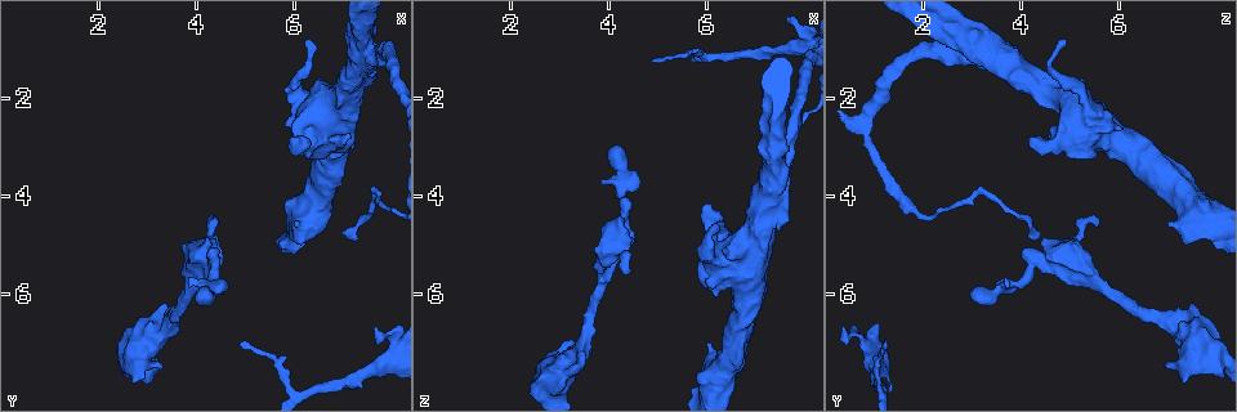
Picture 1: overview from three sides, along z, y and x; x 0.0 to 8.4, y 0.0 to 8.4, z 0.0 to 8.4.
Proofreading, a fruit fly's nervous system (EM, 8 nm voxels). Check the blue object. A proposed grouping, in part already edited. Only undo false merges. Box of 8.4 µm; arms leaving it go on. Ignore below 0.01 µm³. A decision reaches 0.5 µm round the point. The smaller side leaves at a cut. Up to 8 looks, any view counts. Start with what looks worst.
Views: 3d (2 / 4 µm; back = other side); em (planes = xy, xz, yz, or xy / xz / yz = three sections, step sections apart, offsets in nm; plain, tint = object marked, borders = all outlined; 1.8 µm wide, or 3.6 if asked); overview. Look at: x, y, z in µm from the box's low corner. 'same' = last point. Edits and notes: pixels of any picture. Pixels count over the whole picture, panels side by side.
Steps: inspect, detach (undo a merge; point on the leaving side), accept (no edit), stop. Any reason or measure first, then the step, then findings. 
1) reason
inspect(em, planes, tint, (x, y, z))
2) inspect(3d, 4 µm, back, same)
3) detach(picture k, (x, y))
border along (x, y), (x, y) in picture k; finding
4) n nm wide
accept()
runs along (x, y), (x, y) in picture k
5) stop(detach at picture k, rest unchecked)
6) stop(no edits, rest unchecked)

inspect(3d, 4 µm, (7.40, 1.05, 3.15))

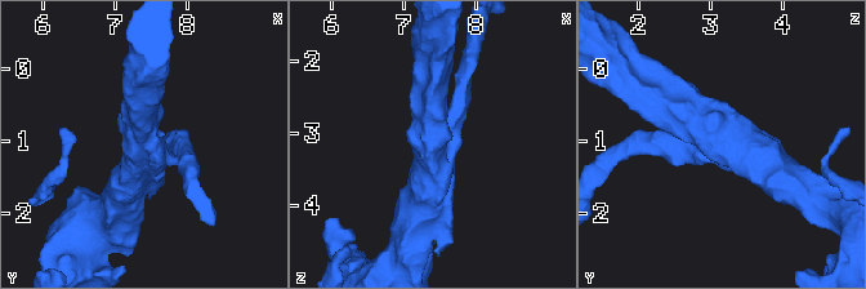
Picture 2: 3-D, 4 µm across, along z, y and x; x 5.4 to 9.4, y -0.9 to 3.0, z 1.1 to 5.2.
3 arms; arms of 280, 480, 480 nm; now the EM
inspect(em, 3.6 µm, yz, step 8, tint, (7.35, 1.05, 3.15))

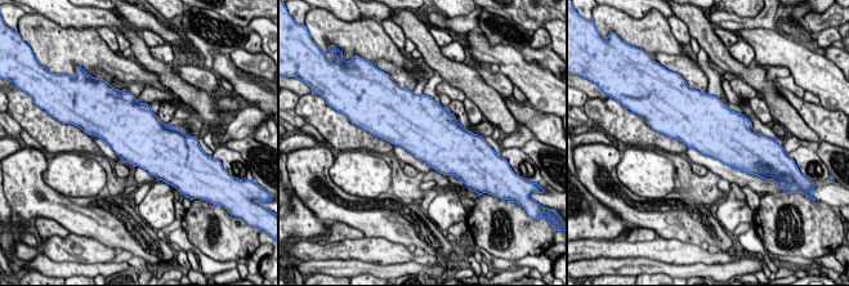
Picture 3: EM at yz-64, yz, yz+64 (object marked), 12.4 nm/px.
inspect(em, 3.6 µm, planes, tint, same)

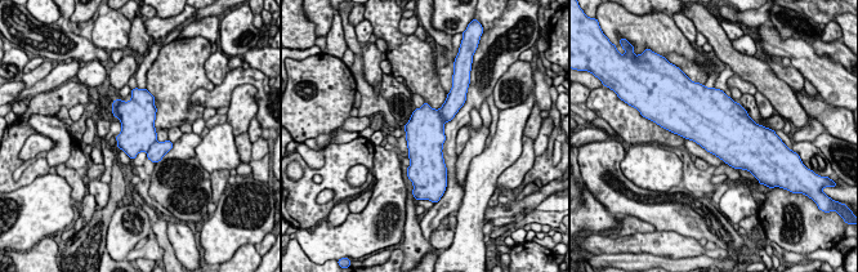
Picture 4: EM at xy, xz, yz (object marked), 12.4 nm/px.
440 nm wide
accept()
continuous, no second cell

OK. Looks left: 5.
sharp bend
inspect(em, planes, tint, (4.10, 5.30, 5.10))

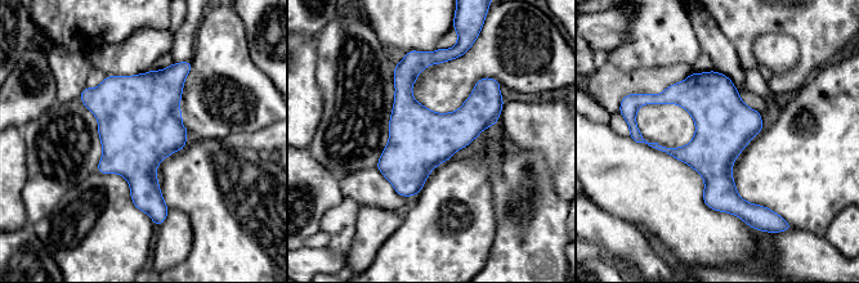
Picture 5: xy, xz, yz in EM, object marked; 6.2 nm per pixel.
360 nm wide
accept()
continuous, no second cell

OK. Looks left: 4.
sharp bend
inspect(em, xz, step 8, tint, (5.90, 7.95, 1.10))

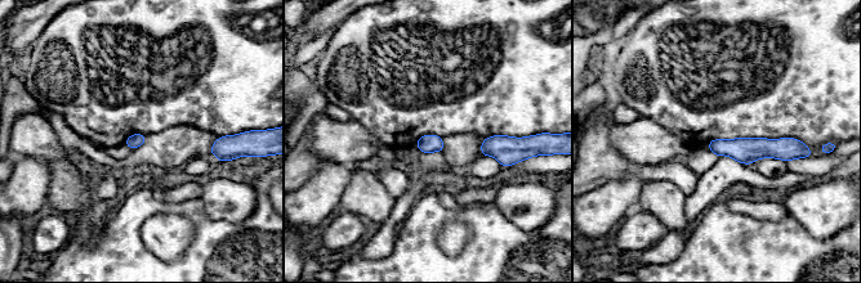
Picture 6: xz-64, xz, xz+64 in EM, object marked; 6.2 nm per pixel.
cut it another way
inspect(em, planes, borders, same)

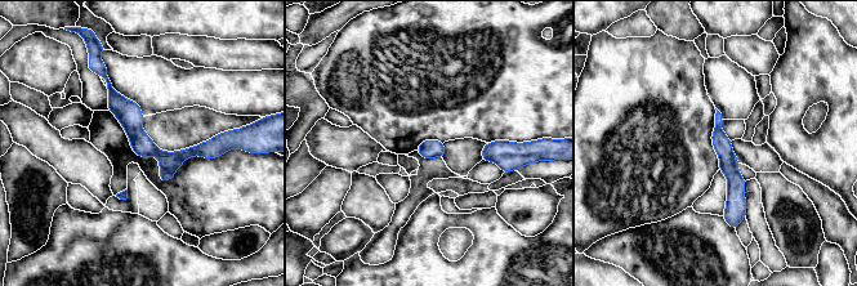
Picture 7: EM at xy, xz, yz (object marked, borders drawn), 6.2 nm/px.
110 nm wide
accept()
runs along (111, 92), (161, 156), (218, 138) in picture 7; one cell here

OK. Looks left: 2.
stop(no edits, rest unchecked)

